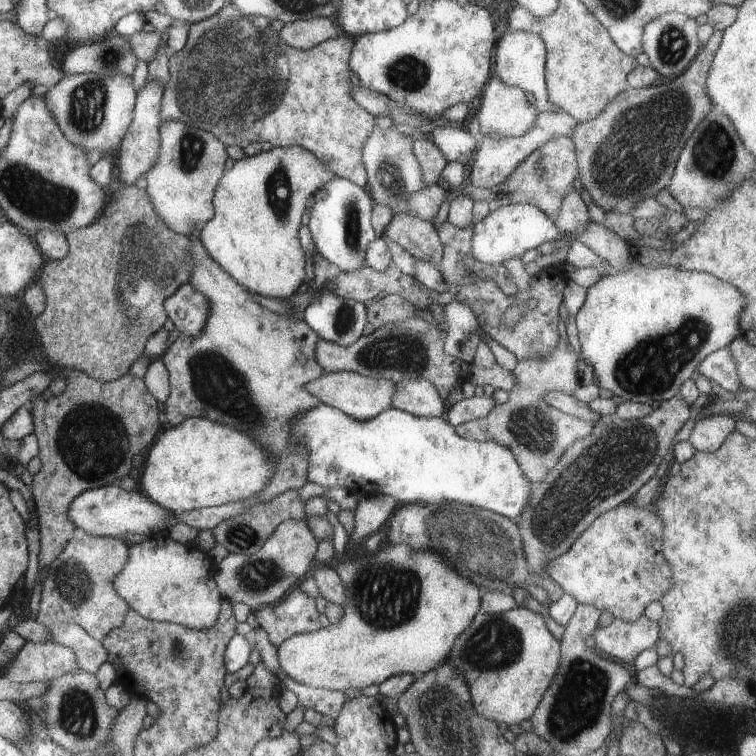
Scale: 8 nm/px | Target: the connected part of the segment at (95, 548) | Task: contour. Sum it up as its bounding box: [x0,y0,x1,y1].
[37,536,131,642]

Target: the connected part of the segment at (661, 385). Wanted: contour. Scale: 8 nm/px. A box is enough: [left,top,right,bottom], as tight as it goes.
[573,264,745,406]

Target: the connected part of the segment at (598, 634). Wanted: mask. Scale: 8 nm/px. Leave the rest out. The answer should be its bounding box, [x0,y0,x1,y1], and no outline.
[591,616,659,666]

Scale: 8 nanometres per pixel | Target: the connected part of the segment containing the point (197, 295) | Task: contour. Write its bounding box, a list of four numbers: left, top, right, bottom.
[165,284,209,338]

